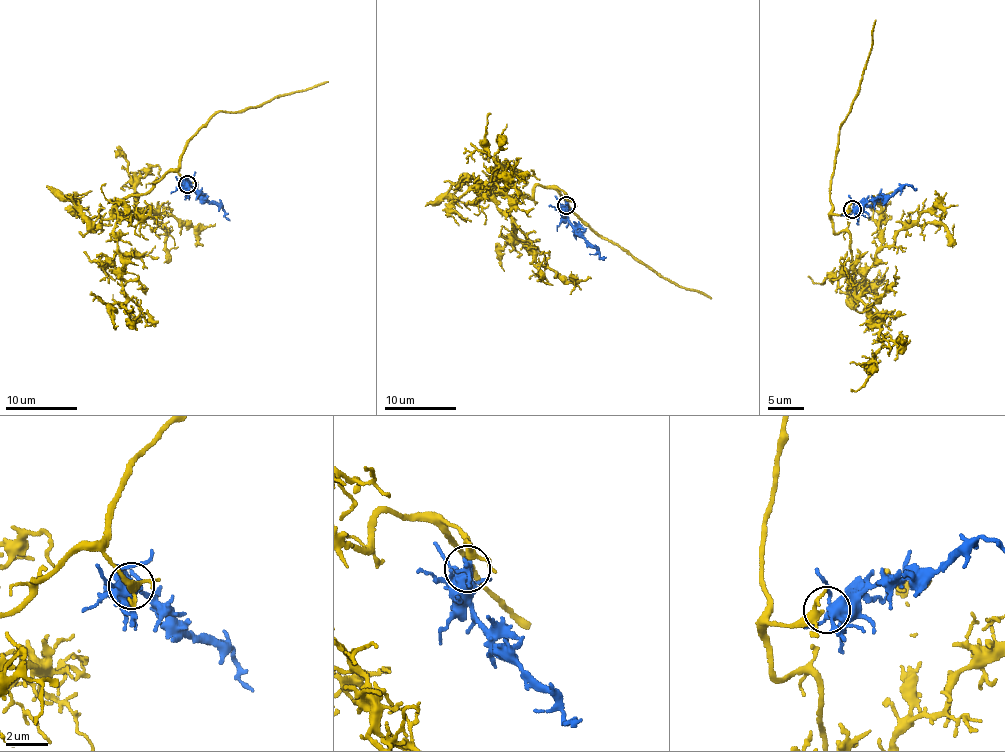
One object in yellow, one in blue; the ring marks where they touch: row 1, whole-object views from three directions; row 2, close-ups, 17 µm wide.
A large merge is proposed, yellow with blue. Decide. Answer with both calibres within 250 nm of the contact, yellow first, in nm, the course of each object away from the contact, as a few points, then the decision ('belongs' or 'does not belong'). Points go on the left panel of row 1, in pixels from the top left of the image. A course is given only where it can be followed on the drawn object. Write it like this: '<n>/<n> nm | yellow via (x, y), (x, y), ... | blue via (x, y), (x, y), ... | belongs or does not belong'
200/400 nm | yellow via (188, 183), (165, 172), (118, 207), (124, 302), (111, 304), (117, 326) | blue via (188, 184), (194, 192), (222, 207), (230, 220) | belongs

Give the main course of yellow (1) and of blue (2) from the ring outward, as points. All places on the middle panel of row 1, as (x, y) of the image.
1: (567, 204), (556, 187), (536, 186), (527, 198), (495, 191), (491, 175), (497, 164), (484, 149), (490, 112)
2: (567, 205), (572, 232), (599, 256), (606, 258)

